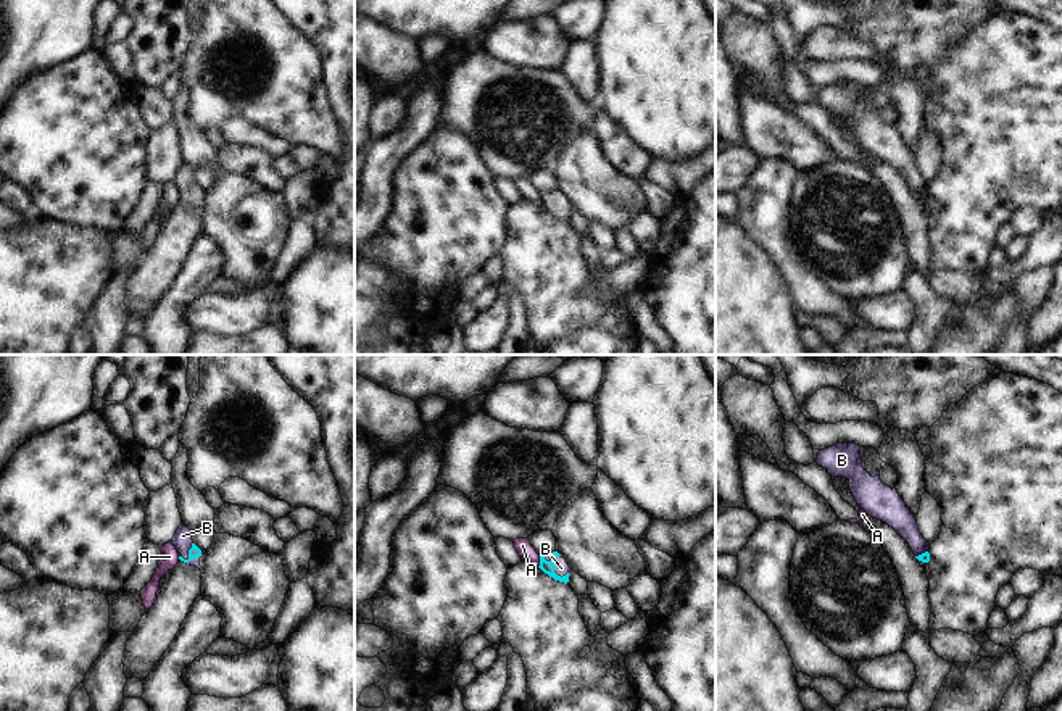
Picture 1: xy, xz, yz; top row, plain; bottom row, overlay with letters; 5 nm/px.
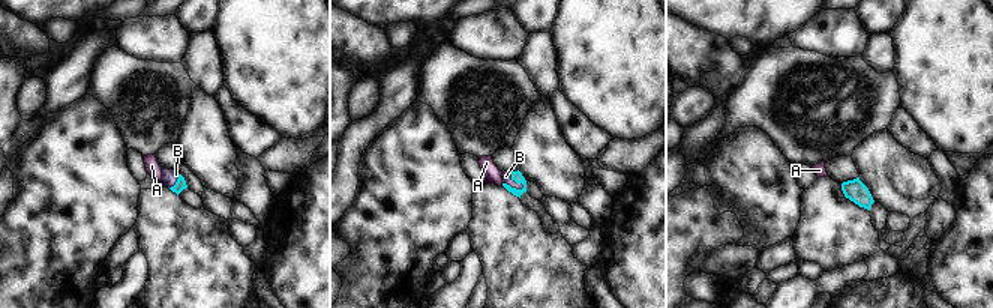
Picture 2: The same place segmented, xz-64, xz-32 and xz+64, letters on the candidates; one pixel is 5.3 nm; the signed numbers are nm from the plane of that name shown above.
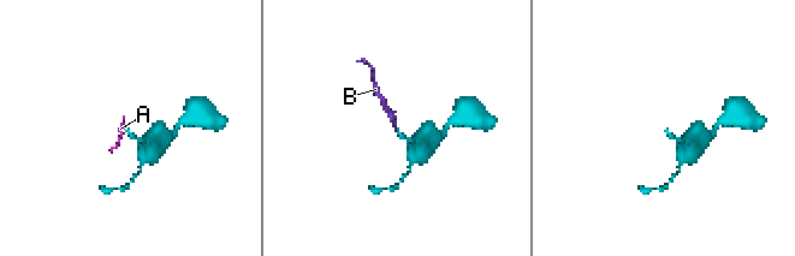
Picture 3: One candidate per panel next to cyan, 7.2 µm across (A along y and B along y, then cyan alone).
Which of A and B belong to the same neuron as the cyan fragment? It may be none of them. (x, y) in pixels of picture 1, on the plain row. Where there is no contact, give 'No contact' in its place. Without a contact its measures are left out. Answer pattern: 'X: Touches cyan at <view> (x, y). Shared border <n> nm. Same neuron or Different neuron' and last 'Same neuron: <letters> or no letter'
A: Touches cyan at xz (540, 200). Shared border 60 nm. Different neuron
B: Touches cyan at xy (189, 192). Shared border 110 nm. Same neuron
Same neuron: B.

